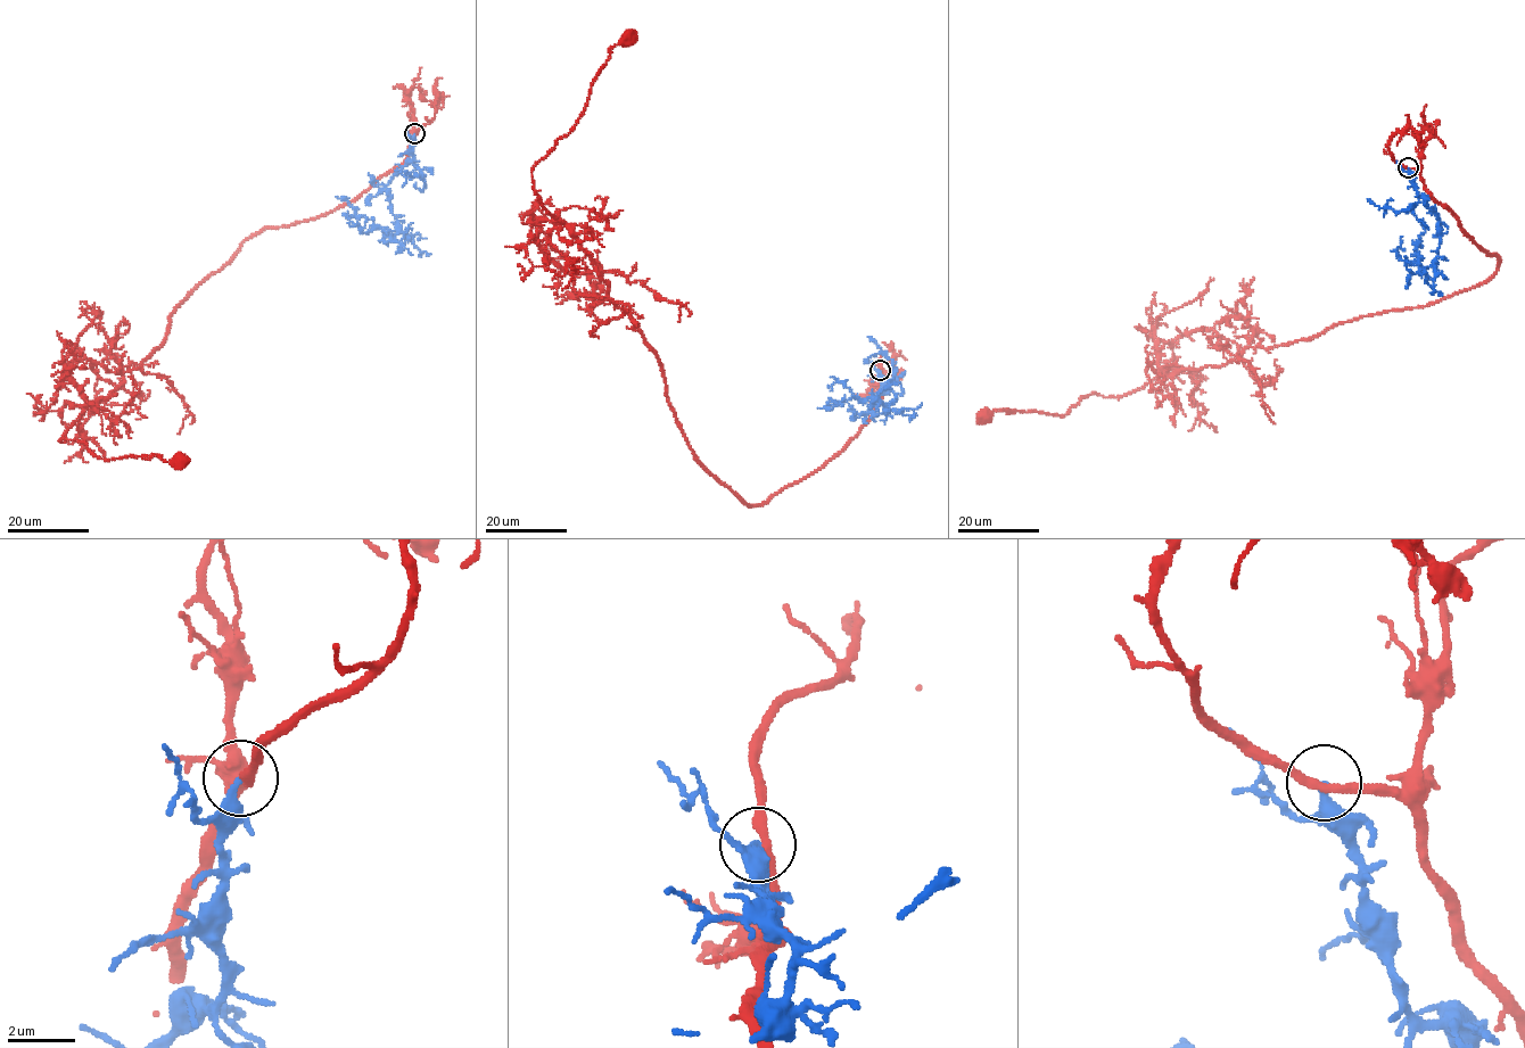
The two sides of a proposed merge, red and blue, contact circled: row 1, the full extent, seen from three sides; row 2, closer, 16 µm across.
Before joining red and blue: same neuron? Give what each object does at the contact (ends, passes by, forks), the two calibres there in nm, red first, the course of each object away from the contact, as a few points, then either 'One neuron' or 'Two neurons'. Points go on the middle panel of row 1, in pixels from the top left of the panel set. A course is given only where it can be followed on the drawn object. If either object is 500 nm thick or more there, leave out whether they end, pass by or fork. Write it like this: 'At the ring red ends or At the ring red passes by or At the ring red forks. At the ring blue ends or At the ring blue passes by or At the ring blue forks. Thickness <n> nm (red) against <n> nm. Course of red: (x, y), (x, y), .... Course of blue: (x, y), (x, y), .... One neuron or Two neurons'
At the ring red passes by. At the ring blue ends. Thickness 260 nm (red) against 280 nm. Course of red: (880, 370), (854, 437), (764, 503), (700, 462), (639, 327), (534, 189), (626, 36). Course of blue: (880, 370), (883, 388), (867, 412), (884, 413), (876, 397), (849, 398), (831, 409), (817, 407). Two neurons

